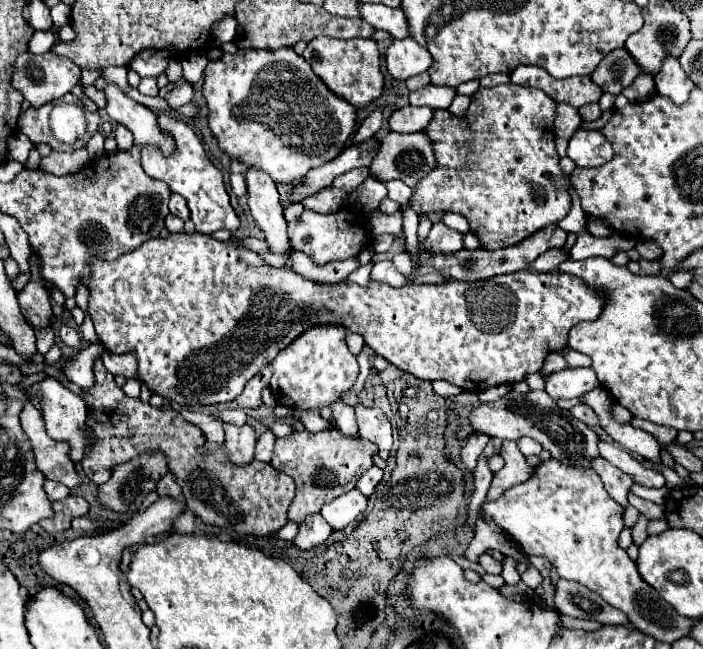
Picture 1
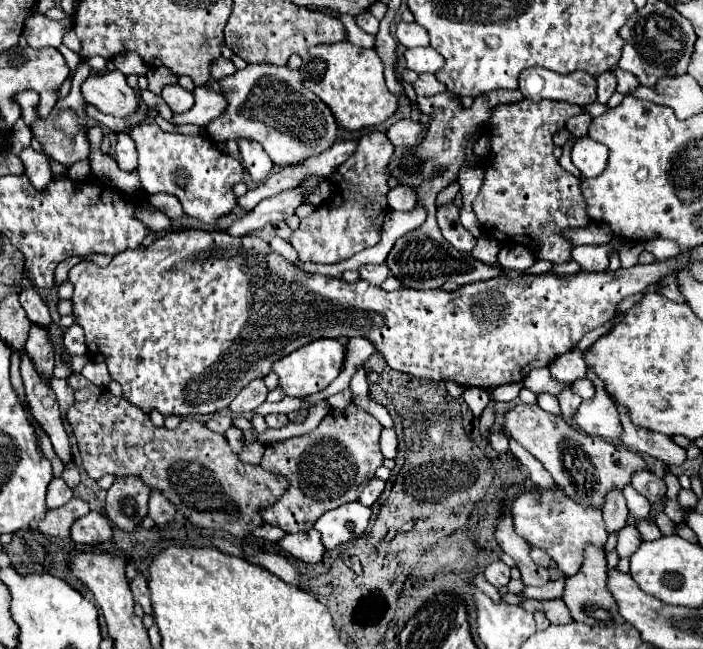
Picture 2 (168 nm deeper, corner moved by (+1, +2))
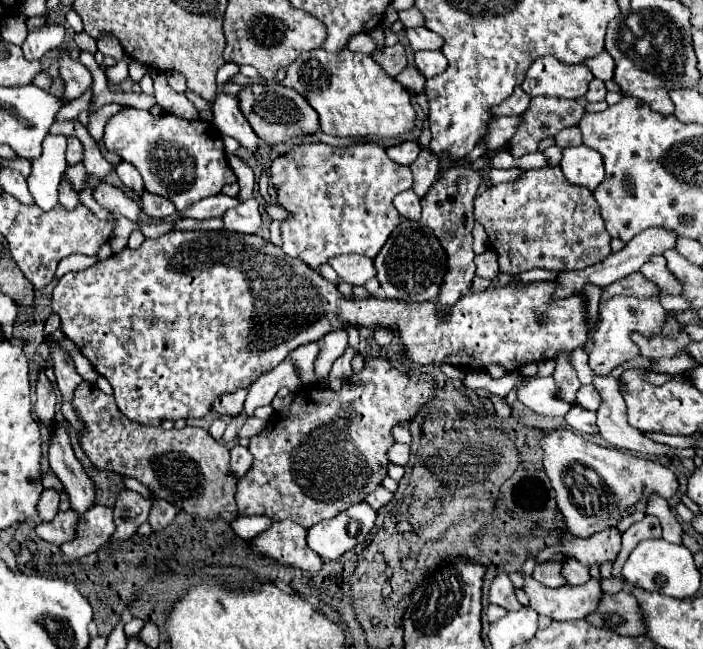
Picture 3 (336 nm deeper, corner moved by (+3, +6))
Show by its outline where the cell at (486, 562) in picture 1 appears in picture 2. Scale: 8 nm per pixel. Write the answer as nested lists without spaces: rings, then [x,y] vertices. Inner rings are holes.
[[[497,560],[497,562],[493,562],[493,564],[487,566],[487,570],[485,570],[485,578],[487,578],[487,582],[493,584],[495,588],[503,588],[503,586],[509,584],[511,570],[509,570],[509,566],[507,566],[505,562]]]

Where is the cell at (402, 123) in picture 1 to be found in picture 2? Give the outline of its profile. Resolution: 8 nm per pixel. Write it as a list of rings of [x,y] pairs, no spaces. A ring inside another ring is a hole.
[[[405,118],[389,128],[387,138],[393,146],[417,146],[423,140],[423,128],[411,118]]]

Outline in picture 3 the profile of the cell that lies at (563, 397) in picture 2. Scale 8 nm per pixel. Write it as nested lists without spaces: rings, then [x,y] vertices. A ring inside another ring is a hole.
[[[567,352],[559,354],[555,358],[555,362],[557,362],[557,368],[555,368],[553,378],[555,378],[555,384],[557,384],[557,394],[561,396],[561,400],[573,404],[575,402],[575,392],[581,386],[579,378],[577,378],[577,372],[573,370],[573,366],[567,360]]]

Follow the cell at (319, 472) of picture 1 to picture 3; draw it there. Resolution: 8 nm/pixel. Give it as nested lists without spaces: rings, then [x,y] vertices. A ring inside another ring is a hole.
[[[371,358],[371,360],[367,360],[367,362],[365,362],[365,370],[363,370],[361,374],[351,374],[351,376],[345,380],[345,384],[343,384],[343,388],[341,388],[339,394],[337,394],[337,392],[331,392],[329,388],[321,388],[321,386],[301,388],[301,390],[297,392],[297,398],[293,400],[293,404],[291,404],[289,408],[283,408],[283,410],[275,412],[273,418],[267,422],[267,428],[265,428],[261,434],[257,434],[257,436],[251,438],[249,450],[251,450],[251,454],[253,454],[255,460],[253,460],[253,466],[249,468],[249,472],[247,472],[247,474],[239,480],[239,484],[237,484],[235,500],[237,500],[237,506],[239,506],[239,514],[265,514],[265,516],[269,516],[273,522],[293,520],[293,522],[301,524],[303,528],[311,528],[311,526],[317,524],[319,520],[333,518],[333,516],[337,516],[339,512],[347,510],[349,506],[353,506],[353,504],[361,502],[361,500],[365,500],[365,496],[367,496],[369,492],[373,492],[373,490],[381,484],[381,480],[387,476],[387,464],[389,464],[389,460],[387,460],[387,448],[395,442],[393,436],[391,436],[391,428],[393,428],[395,424],[409,422],[409,420],[417,414],[419,406],[423,406],[429,398],[433,398],[433,394],[435,394],[435,390],[433,390],[433,380],[431,380],[429,376],[419,374],[419,372],[401,372],[401,370],[393,368],[387,360],[381,360],[381,358]]]

